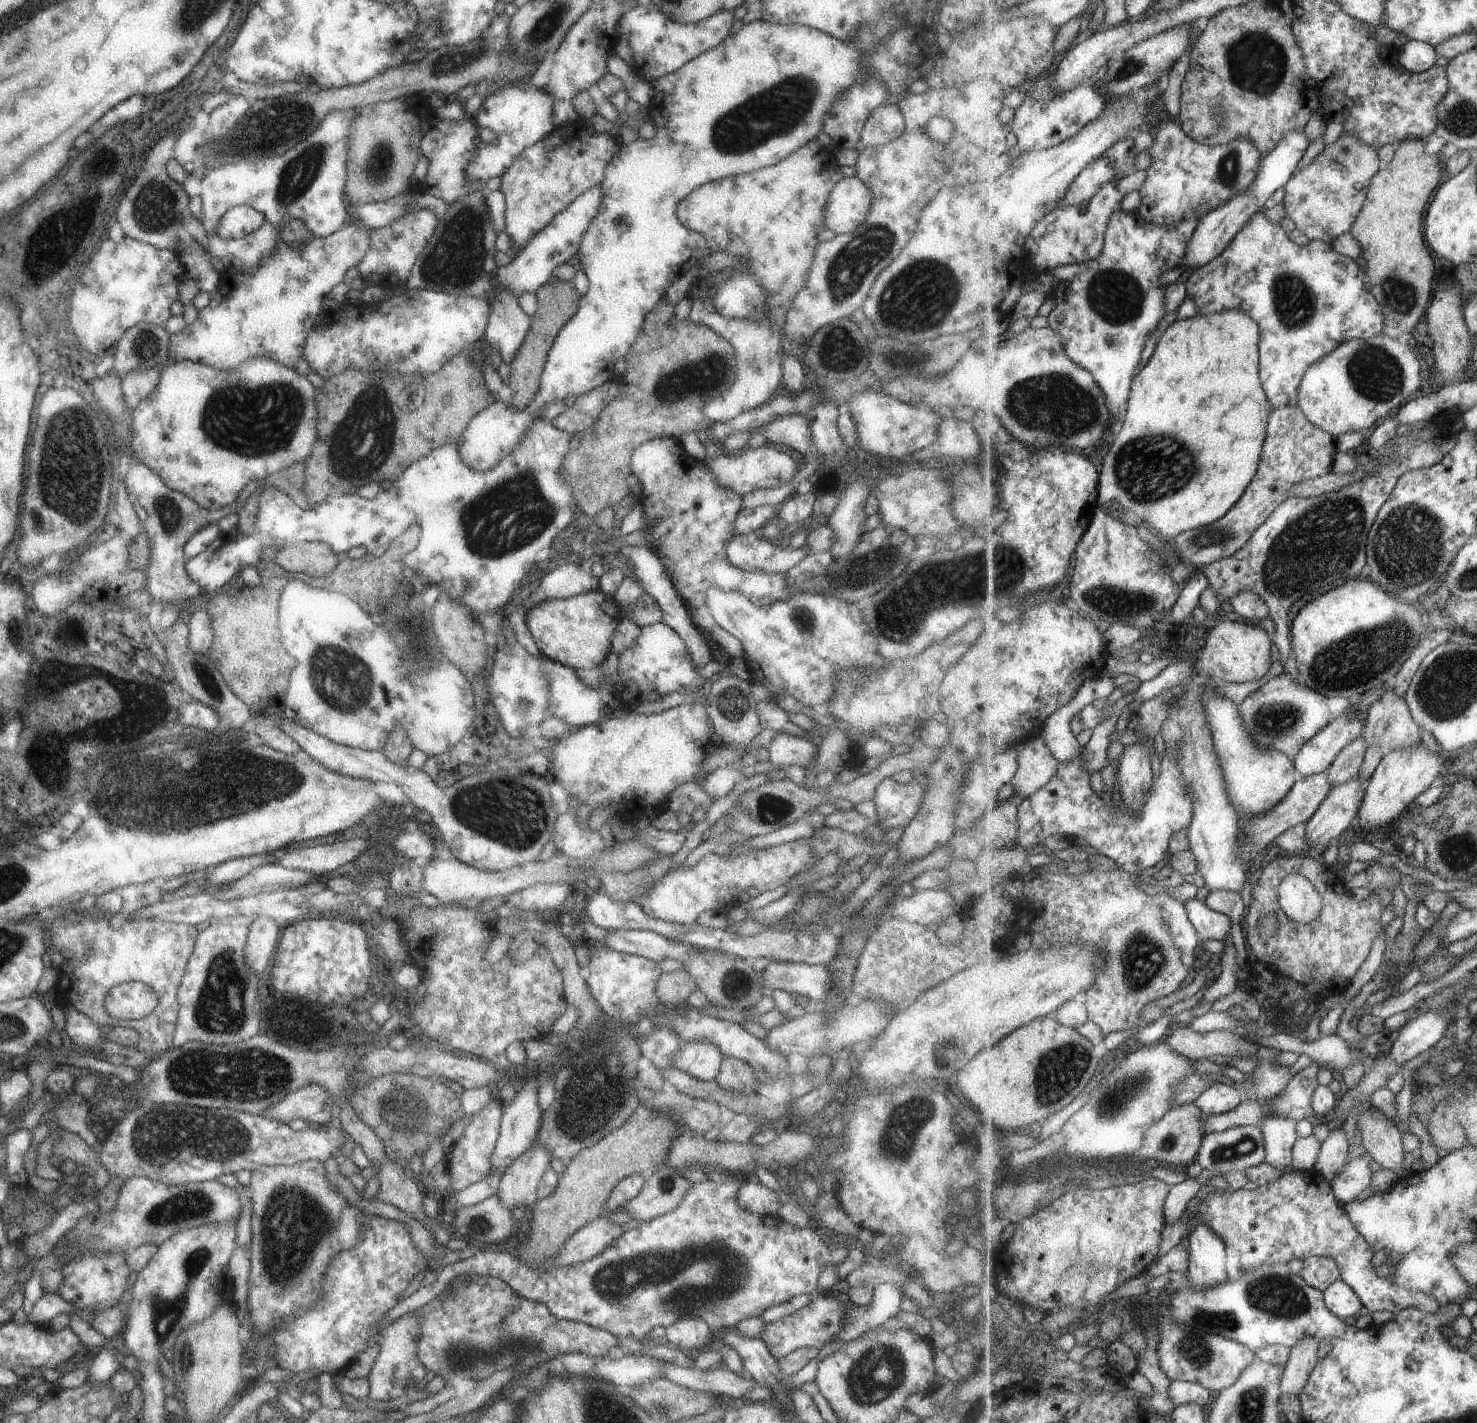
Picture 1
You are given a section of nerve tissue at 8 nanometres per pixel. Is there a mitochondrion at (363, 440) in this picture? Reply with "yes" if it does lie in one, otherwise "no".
yes

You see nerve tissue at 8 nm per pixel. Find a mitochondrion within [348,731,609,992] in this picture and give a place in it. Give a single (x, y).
(516, 815)

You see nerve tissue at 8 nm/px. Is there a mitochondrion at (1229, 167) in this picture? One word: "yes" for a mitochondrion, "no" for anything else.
yes

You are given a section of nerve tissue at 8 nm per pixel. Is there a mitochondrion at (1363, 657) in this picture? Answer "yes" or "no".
yes

